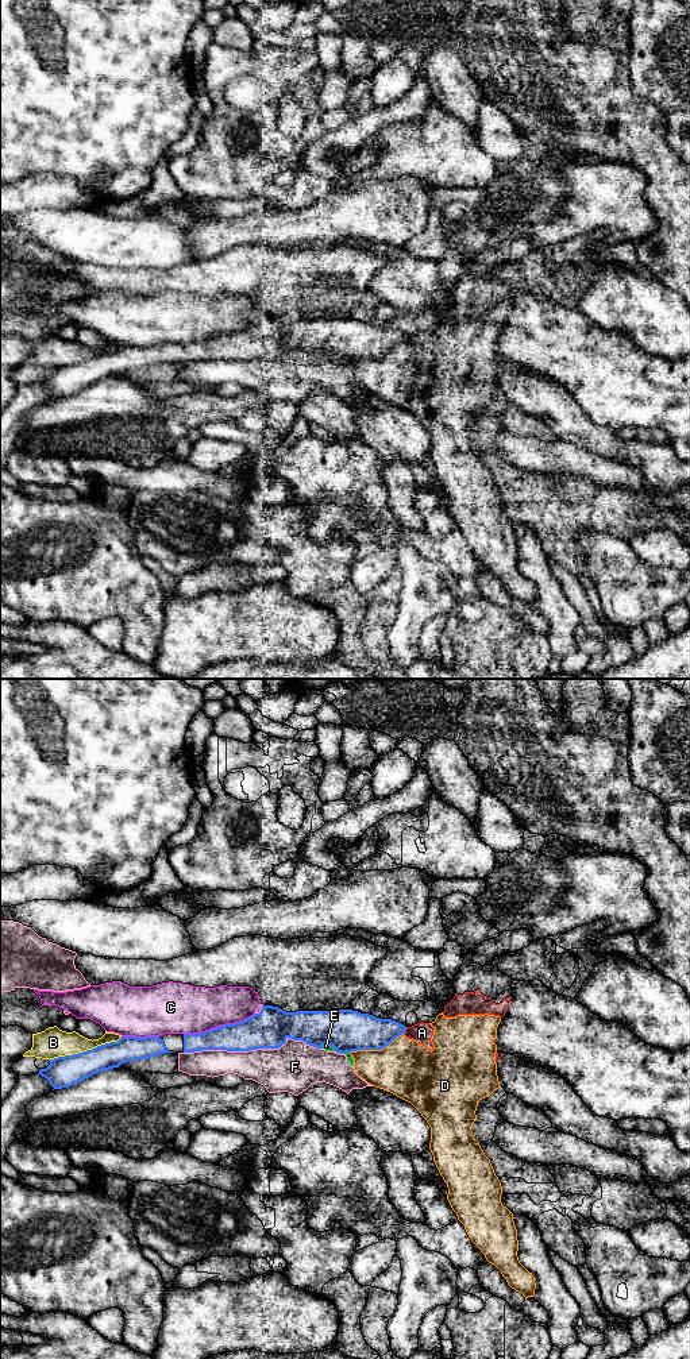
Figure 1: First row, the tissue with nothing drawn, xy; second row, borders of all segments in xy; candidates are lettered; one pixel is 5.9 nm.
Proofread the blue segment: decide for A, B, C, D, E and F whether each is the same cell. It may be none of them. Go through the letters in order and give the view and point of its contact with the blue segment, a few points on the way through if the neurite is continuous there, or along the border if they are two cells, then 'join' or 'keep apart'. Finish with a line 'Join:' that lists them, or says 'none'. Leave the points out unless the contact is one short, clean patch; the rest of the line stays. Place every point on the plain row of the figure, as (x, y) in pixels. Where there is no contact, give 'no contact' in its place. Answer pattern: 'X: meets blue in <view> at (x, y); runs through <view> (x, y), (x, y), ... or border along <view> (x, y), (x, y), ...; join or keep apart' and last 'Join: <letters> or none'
A: meets blue in xy at (404, 340); border along xy (407, 336), (404, 343); keep apart
B: meets blue in xy at (87, 359); keep apart
C: meets blue in xy at (220, 335); keep apart
D: meets blue in xy at (376, 358); keep apart
E: meets blue in xy at (328, 352); keep apart
F: meets blue in xy at (253, 358); keep apart
Join: none

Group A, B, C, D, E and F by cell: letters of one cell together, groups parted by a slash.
A D / B / C / E F

